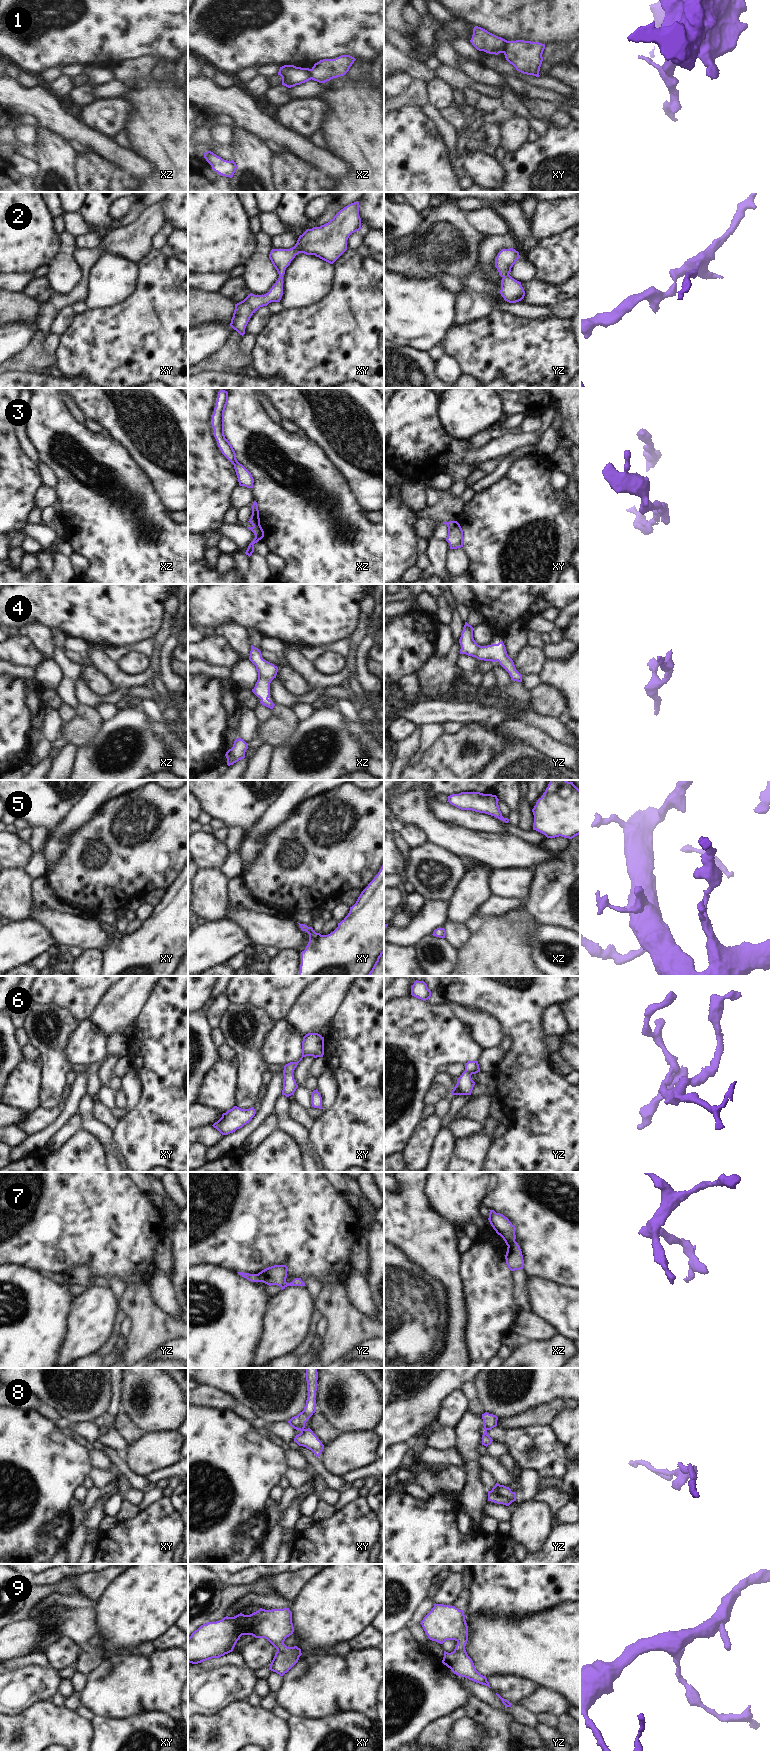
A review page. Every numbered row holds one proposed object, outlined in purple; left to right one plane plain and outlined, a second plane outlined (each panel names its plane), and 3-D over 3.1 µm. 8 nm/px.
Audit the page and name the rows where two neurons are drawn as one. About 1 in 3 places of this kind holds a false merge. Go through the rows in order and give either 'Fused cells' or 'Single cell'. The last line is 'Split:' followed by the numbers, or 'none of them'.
1: Fused cells
2: Single cell
3: Single cell
4: Single cell
5: Single cell
6: Single cell
7: Fused cells
8: Single cell
9: Single cell
Split: 1, 7

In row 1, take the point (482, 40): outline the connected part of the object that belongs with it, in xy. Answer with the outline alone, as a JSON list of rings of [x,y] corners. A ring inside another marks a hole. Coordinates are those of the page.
[[[478,26],[474,27],[470,42],[477,50],[495,55],[505,53],[508,47],[507,40],[498,37]]]

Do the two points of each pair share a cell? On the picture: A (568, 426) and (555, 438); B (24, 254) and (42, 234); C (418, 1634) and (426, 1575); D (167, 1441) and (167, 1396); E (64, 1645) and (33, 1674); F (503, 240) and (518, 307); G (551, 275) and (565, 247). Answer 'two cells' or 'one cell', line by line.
A: two cells
B: one cell
C: two cells
D: two cells
E: two cells
F: two cells
G: one cell

